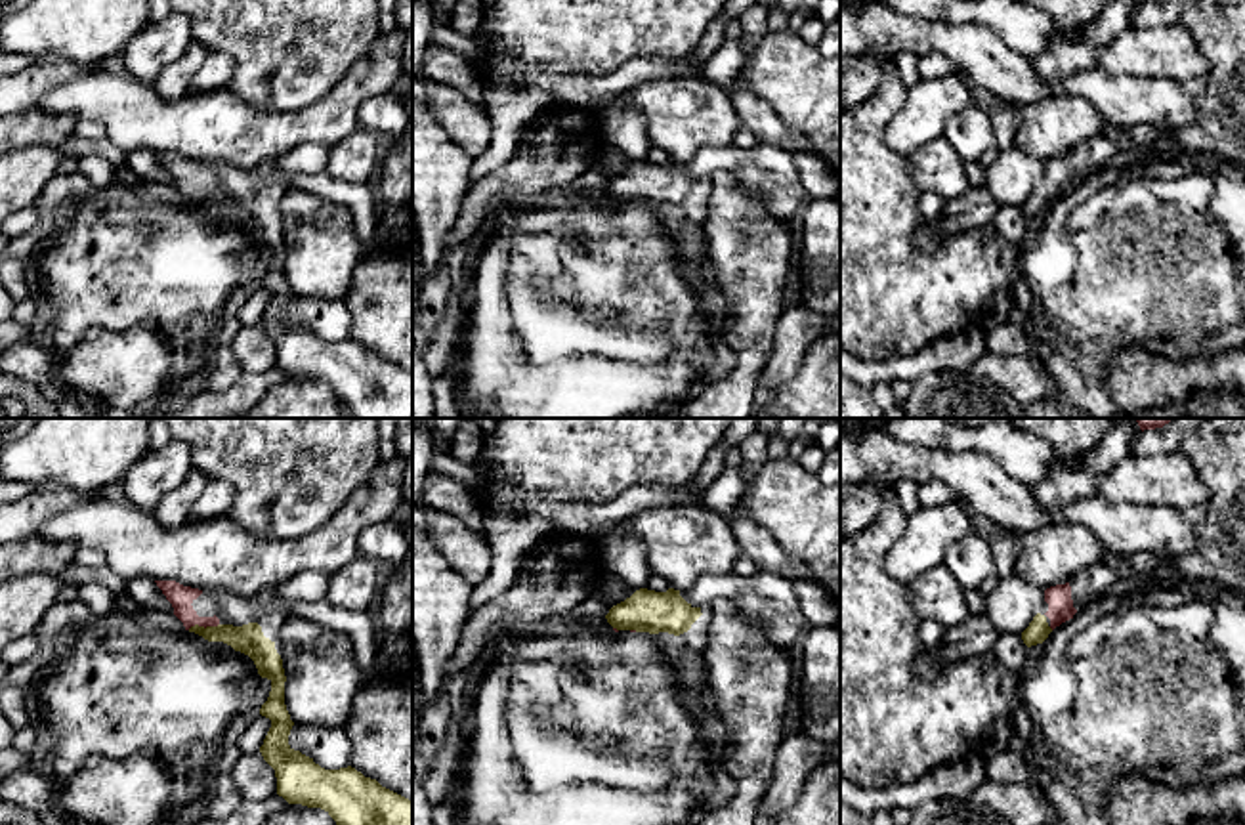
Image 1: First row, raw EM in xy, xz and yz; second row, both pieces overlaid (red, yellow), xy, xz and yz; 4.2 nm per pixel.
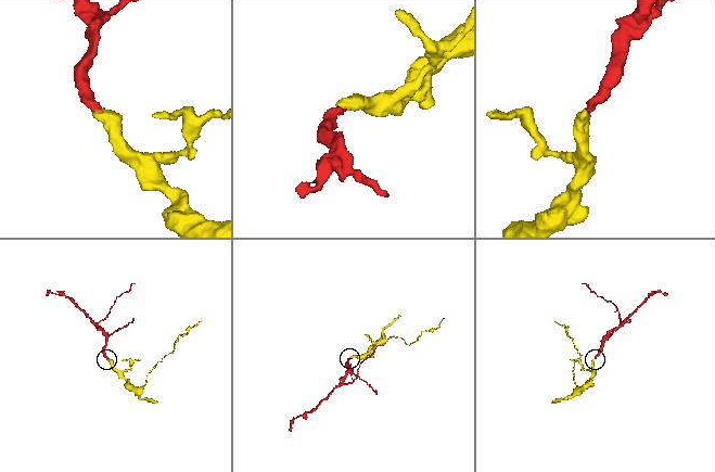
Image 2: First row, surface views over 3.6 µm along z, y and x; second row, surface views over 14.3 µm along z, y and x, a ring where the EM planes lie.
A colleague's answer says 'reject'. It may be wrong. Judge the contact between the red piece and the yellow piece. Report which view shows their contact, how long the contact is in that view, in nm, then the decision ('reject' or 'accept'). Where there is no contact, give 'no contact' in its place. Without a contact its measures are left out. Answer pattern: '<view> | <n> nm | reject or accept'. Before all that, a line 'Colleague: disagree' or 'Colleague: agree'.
Colleague: disagree
xy | 140 nm | accept

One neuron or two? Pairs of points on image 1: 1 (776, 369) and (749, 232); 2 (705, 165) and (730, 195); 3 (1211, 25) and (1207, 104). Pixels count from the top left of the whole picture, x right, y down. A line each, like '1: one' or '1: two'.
1: two
2: two
3: one

